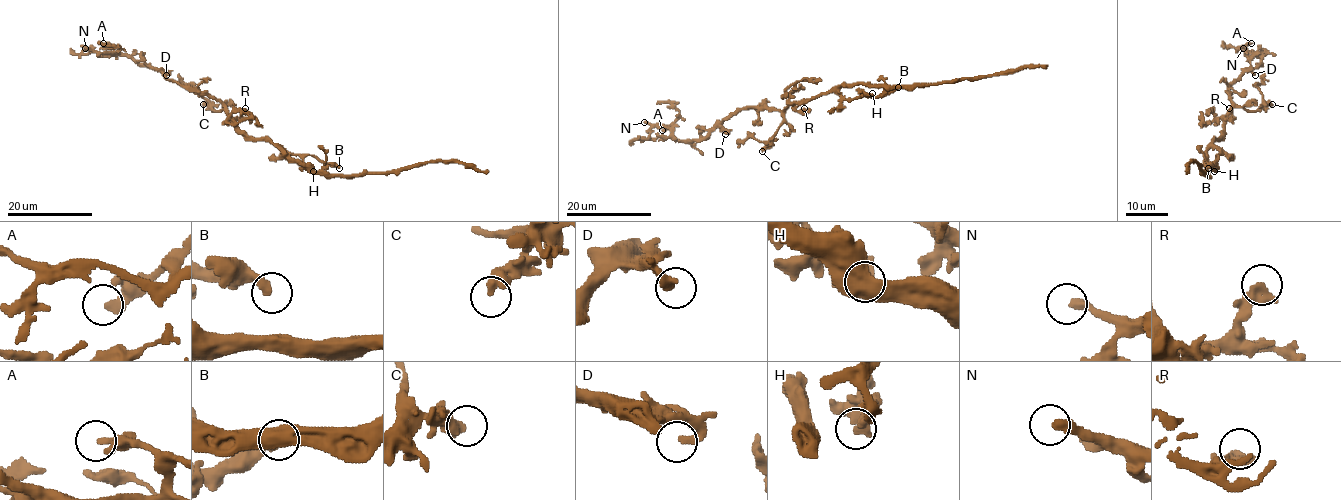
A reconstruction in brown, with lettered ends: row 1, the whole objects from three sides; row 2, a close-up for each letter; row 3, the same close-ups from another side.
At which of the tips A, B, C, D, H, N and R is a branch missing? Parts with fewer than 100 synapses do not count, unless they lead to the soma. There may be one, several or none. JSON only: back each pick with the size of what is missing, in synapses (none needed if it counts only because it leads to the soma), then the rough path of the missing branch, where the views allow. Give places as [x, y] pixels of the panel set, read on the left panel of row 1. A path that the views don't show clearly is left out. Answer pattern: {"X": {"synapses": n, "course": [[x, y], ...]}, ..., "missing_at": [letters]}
{"N": {"synapses": 160}, "missing_at": ["N"]}

